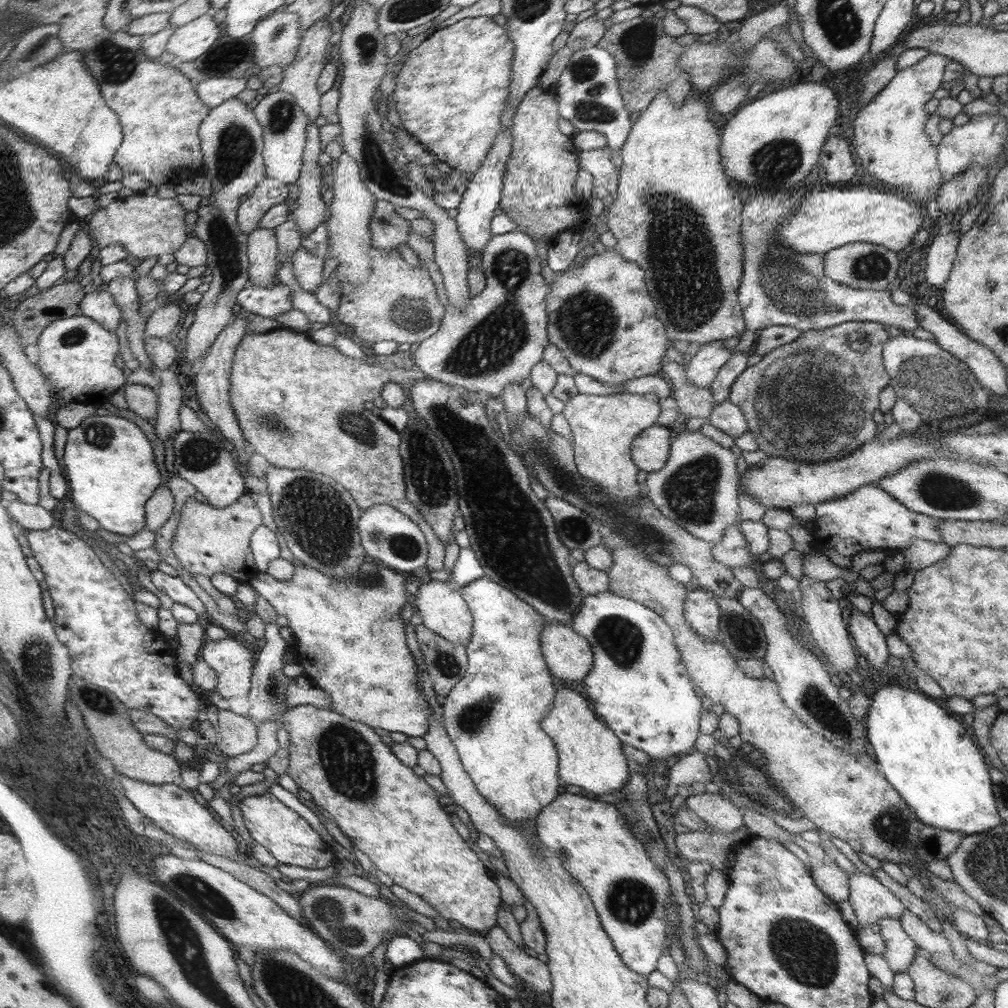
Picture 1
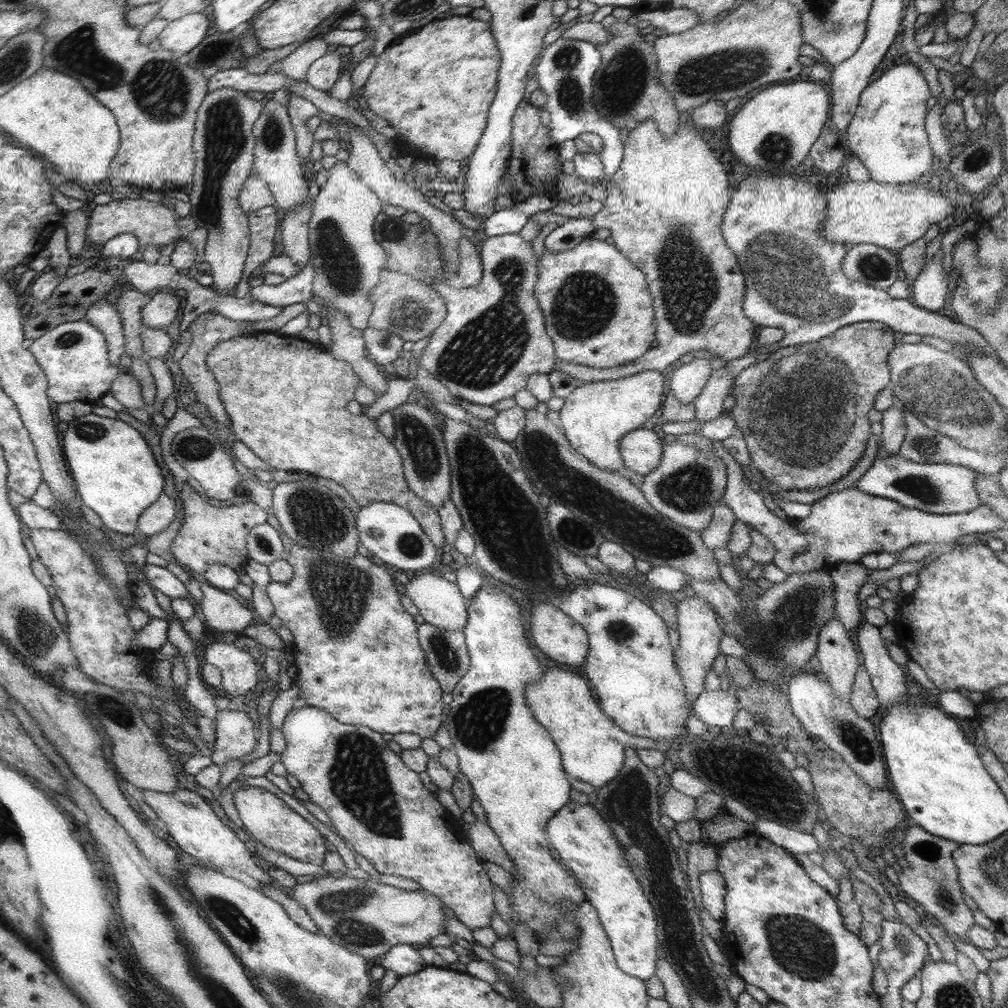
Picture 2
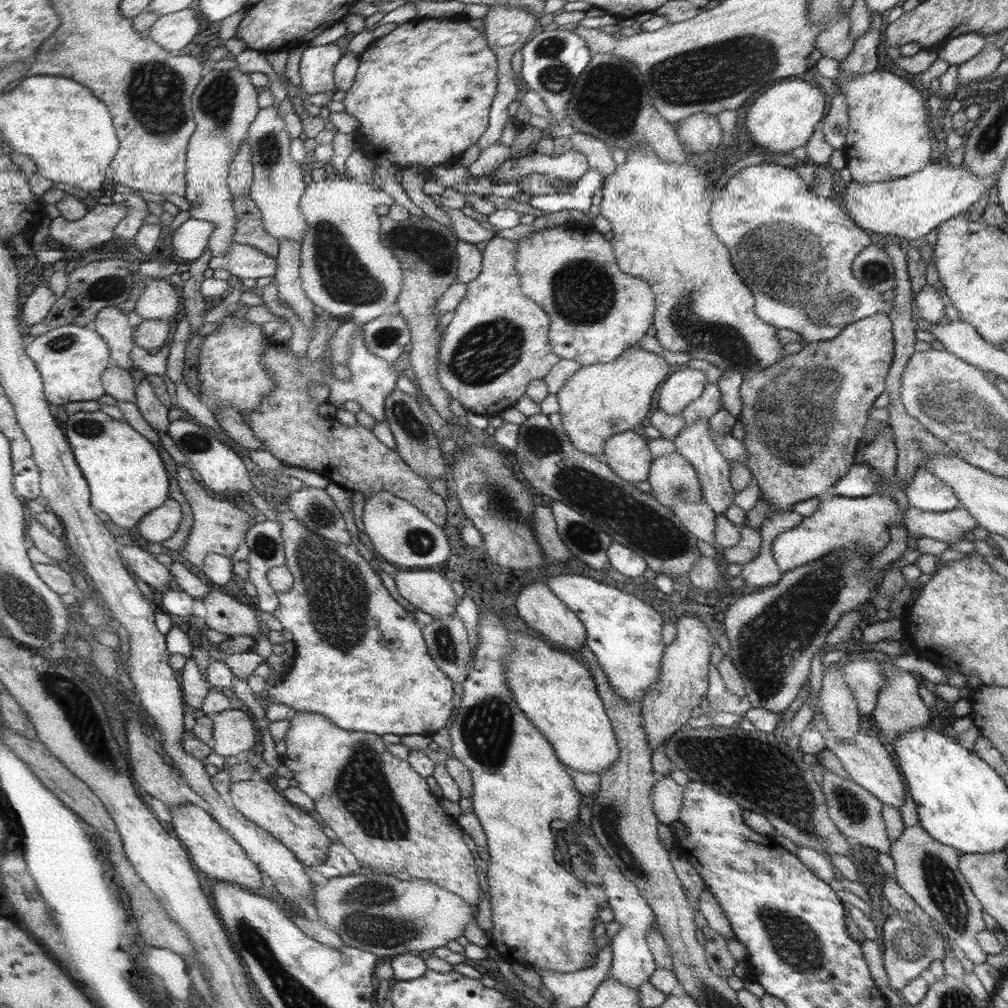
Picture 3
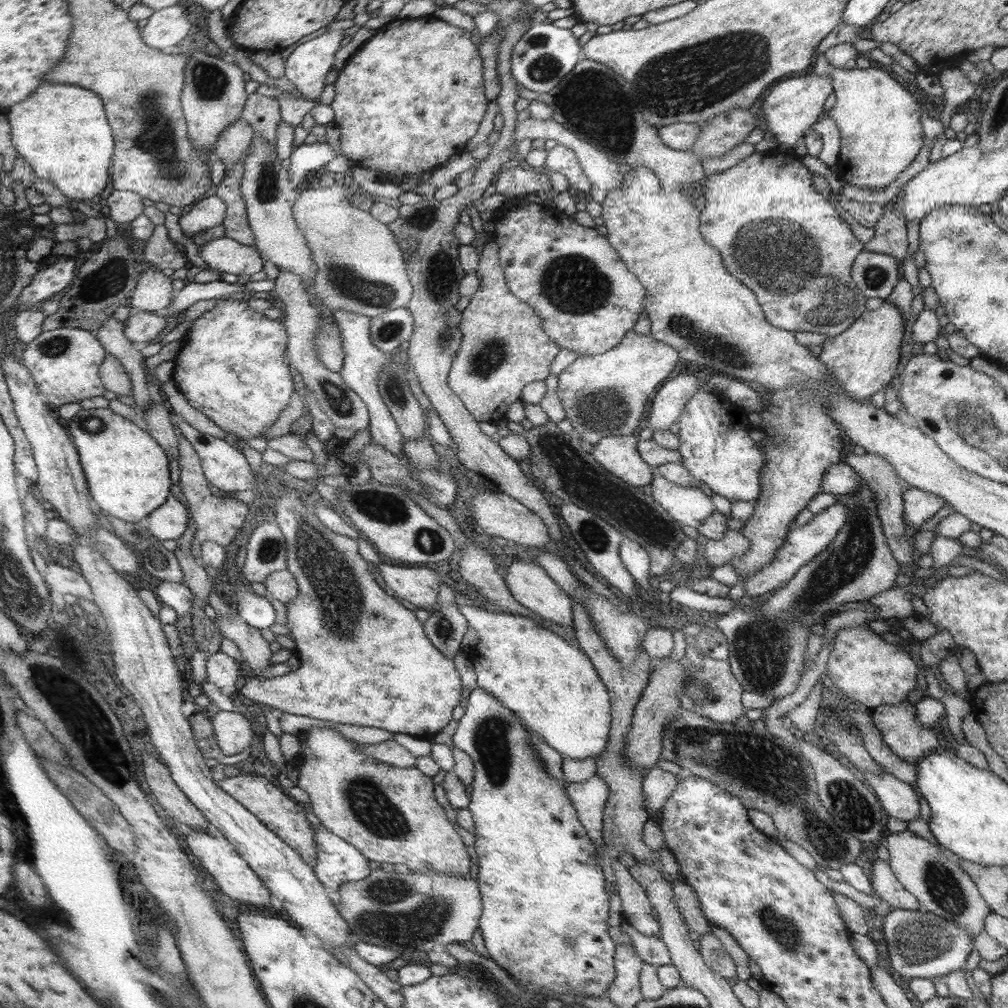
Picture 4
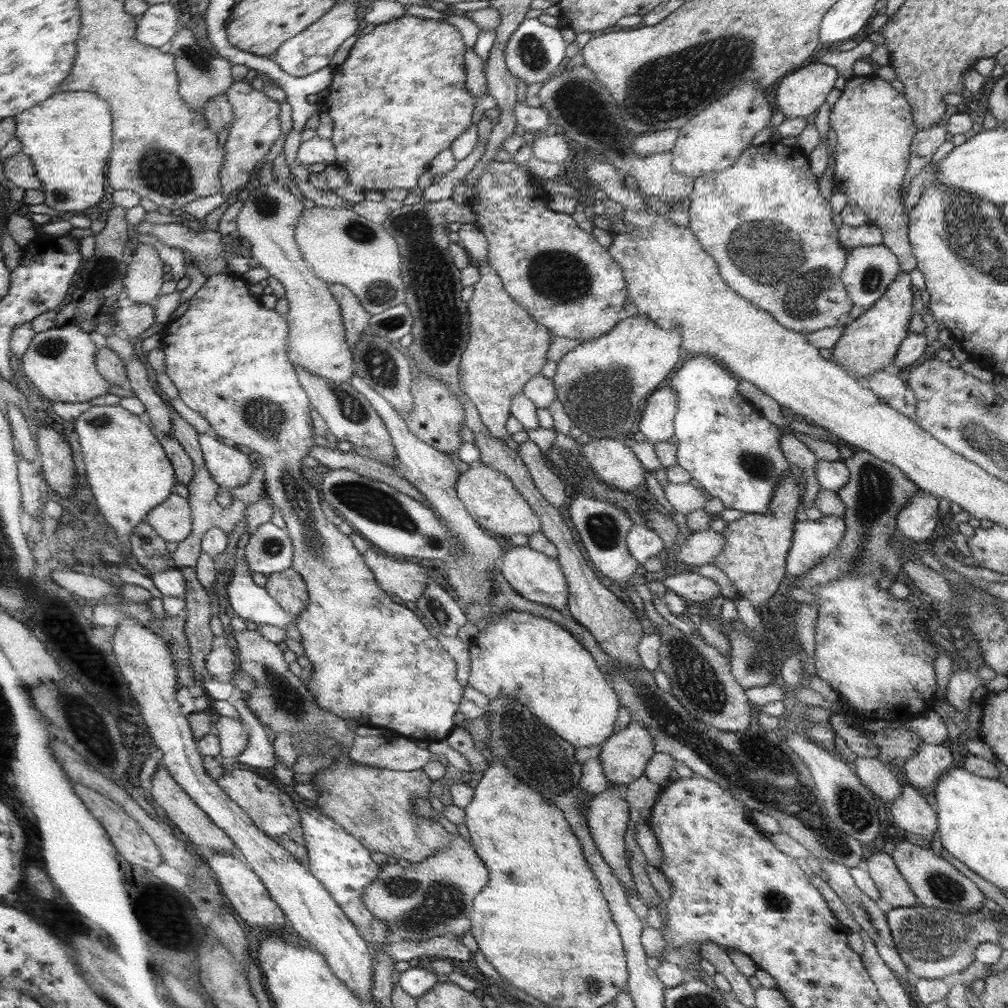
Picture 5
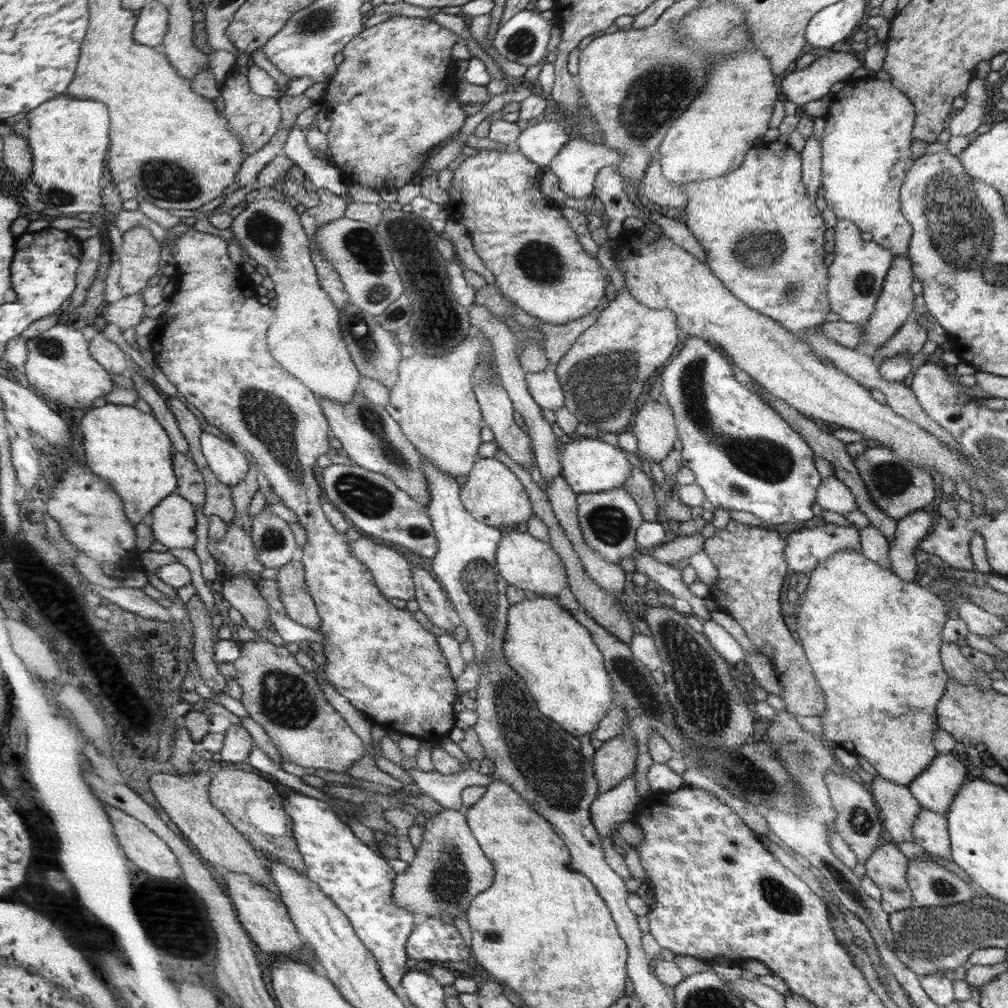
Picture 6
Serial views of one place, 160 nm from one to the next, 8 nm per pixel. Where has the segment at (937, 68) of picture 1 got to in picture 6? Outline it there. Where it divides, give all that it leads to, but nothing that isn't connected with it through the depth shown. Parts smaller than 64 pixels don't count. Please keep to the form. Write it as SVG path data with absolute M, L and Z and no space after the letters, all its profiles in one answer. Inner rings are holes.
M873 77L844 82L833 91L831 98L820 142L823 198L837 220L850 220L861 232L869 232L874 243L894 256L904 256L909 249L912 227L901 211L901 190L906 172L913 164L909 145L916 114L914 105L890 81Z

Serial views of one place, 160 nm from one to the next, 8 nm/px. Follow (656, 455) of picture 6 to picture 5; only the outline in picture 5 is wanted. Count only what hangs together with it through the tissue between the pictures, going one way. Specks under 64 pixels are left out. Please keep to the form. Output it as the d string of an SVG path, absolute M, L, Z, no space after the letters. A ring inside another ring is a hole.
M663 387L655 390L647 399L638 431L652 445L657 441L667 441L674 434L675 395L671 387Z

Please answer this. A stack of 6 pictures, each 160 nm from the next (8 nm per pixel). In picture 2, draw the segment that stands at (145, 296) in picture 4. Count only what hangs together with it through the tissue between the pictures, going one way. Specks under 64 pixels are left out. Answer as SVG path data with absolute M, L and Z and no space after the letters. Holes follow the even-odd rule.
M159 291L143 309L144 323L148 328L165 329L177 320L181 306L182 298L173 291Z

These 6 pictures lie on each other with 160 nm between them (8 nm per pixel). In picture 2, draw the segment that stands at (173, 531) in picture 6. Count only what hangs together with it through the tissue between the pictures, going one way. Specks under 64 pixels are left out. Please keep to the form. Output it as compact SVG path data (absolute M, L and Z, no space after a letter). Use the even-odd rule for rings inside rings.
M161 493L159 500L145 509L139 521L139 530L147 537L163 532L177 516L176 500Z

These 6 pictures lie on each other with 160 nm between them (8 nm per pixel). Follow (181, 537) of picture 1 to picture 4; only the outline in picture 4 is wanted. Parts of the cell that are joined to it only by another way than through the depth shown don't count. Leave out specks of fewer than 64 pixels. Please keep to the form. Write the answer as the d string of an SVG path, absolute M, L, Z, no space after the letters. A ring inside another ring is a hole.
M180 433L180 456L178 459L180 470L180 485L182 491L187 497L190 504L191 516L197 523L197 534L193 541L192 551L195 558L201 560L202 548L206 542L216 542L221 546L227 548L234 538L237 538L237 534L241 532L241 528L245 526L247 522L247 516L249 516L249 506L243 502L243 500L224 501L219 498L219 492L217 492L210 484L210 479L206 477L204 468L202 465L202 459L198 455L198 451L191 446L190 442Z

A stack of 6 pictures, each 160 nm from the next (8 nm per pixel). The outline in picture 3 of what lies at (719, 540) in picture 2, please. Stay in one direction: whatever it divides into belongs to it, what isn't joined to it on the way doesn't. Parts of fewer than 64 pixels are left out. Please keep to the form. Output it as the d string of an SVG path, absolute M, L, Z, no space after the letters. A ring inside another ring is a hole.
M699 418L684 426L674 436L672 443L674 450L688 460L696 470L702 488L702 501L714 512L715 516L723 515L729 508L729 504L733 502L736 492L730 485L730 466L708 432L708 420Z

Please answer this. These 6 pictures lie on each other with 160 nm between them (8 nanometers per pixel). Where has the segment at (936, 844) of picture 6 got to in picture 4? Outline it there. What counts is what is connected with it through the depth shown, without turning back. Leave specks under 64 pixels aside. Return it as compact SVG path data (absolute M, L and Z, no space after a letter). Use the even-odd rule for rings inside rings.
M883 768L879 772L879 776L863 774L863 777L867 785L875 790L875 795L878 796L883 810L889 817L901 820L906 824L915 819L919 812L917 796L913 794L913 790L905 784L905 781L897 780Z

